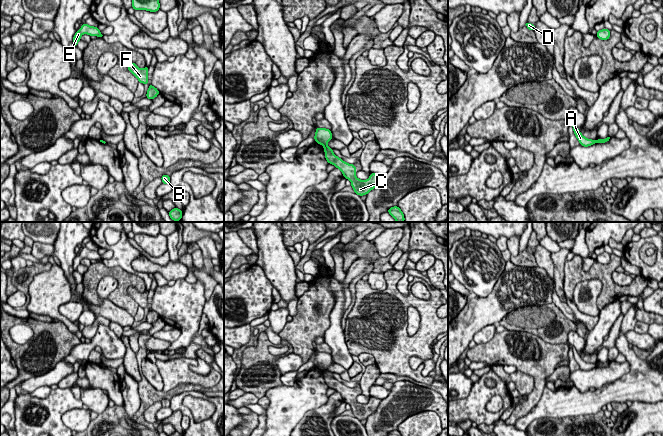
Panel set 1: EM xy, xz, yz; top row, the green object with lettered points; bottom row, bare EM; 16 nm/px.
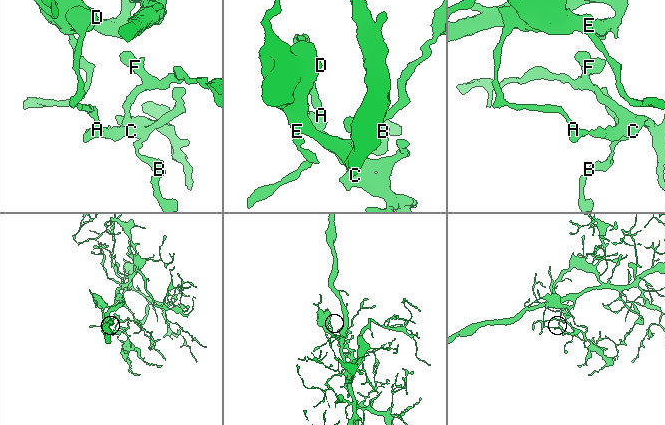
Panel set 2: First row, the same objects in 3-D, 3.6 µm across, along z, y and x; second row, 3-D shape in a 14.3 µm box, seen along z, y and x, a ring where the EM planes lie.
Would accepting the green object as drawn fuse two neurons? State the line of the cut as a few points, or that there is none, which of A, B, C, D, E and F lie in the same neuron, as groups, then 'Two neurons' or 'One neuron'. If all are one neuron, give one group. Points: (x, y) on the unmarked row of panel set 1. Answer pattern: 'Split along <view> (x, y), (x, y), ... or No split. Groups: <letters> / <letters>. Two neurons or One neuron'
Split along xz (326, 369), (324, 371). Groups: A D E / B C F. Two neurons

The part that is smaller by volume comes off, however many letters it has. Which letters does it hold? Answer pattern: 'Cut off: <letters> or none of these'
Cut off: B, C, F

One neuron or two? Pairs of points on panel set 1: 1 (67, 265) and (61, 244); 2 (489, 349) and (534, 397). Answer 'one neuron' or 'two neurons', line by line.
1: one neuron
2: one neuron

